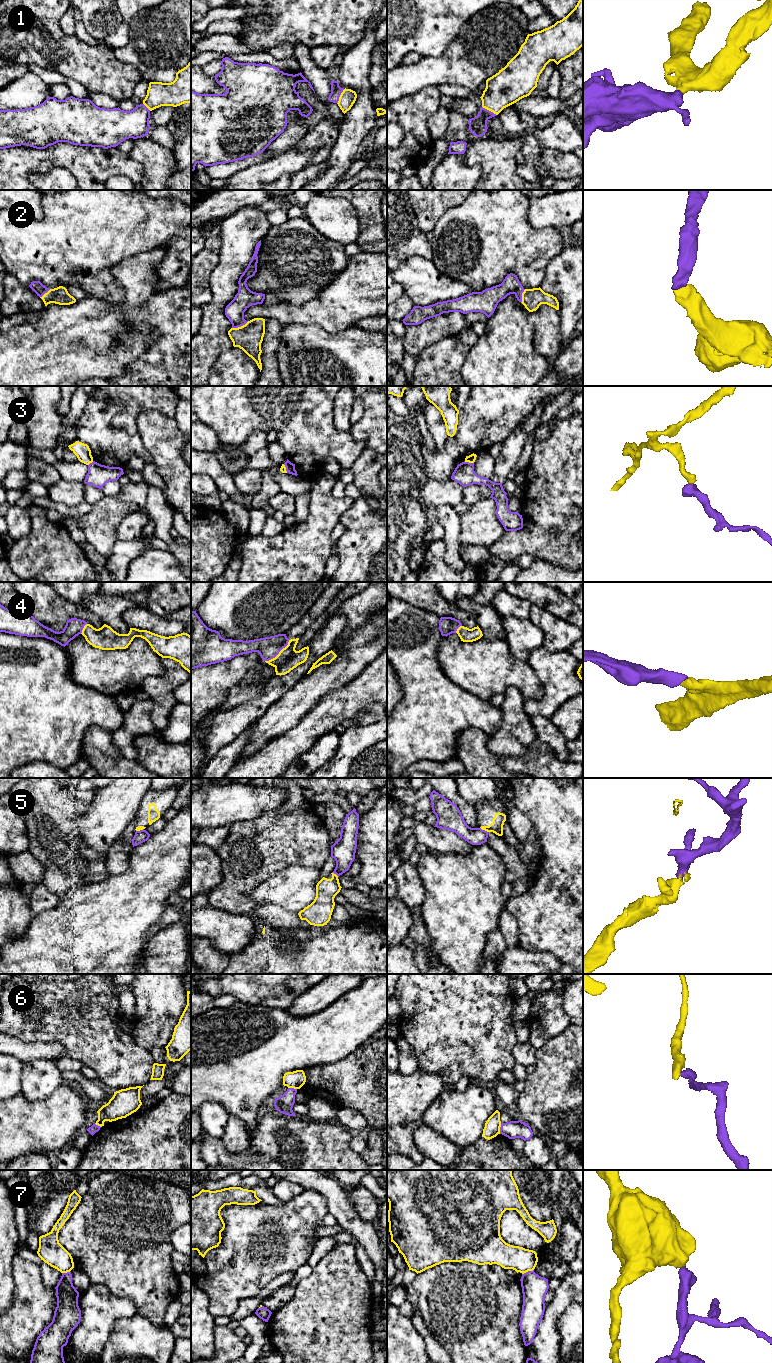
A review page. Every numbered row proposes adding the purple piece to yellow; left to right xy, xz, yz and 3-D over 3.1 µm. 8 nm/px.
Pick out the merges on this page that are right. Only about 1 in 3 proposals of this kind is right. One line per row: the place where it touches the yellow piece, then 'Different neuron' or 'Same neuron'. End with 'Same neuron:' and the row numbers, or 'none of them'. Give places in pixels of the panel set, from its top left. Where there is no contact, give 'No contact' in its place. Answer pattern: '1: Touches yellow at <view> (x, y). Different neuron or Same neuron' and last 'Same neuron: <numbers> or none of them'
1: Touches yellow at xz (340, 96). Same neuron
2: Touches yellow at xz (241, 326). Same neuron
3: Touches yellow at yz (469, 462). Different neuron
4: Touches yellow at xz (279, 653). Same neuron
5: Touches yellow at yz (484, 829). Different neuron
6: Touches yellow at yz (499, 1129). Different neuron
7: Touches yellow at yz (527, 1271). Different neuron
Same neuron: 1, 2, 4

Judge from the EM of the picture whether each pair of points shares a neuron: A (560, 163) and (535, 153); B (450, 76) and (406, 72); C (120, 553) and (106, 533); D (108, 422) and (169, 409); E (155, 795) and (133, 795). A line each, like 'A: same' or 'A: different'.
A: same
B: same
C: different
D: same
E: different

